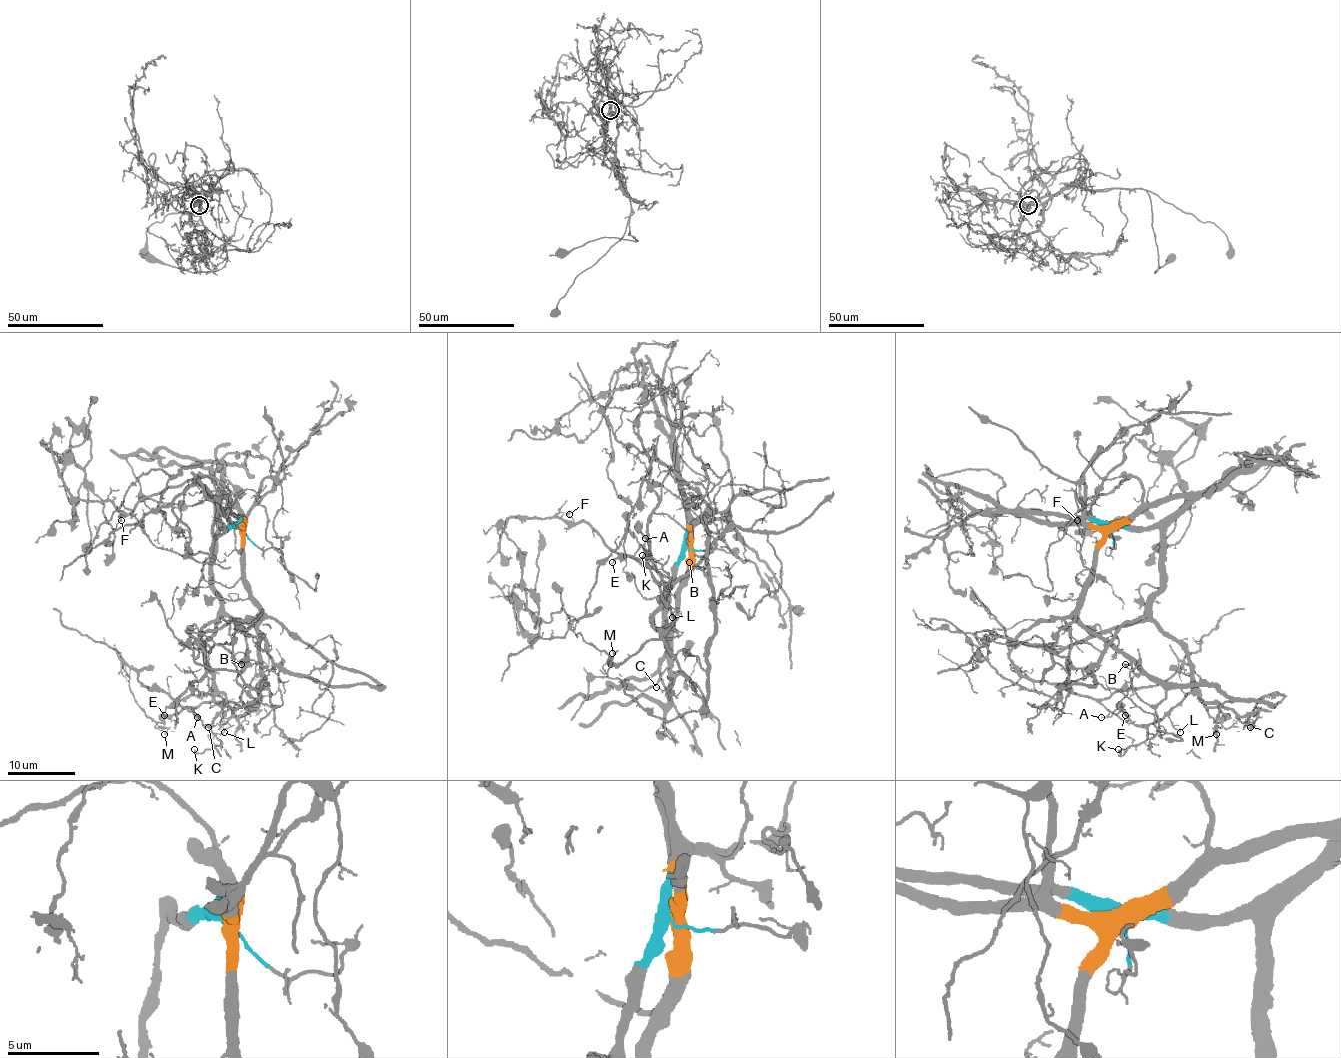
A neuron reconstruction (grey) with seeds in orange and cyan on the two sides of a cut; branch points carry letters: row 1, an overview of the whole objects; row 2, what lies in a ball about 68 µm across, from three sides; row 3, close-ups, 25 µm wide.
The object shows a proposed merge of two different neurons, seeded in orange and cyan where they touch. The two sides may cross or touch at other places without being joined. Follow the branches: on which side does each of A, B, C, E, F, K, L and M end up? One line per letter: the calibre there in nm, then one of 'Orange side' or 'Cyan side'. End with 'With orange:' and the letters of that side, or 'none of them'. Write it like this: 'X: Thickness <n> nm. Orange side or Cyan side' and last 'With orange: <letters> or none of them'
A: Thickness 70 nm. Cyan side
B: Thickness 100 nm. Orange side
C: Thickness 80 nm. Cyan side
E: Thickness 100 nm. Cyan side
F: Thickness 120 nm. Orange side
K: Thickness 130 nm. Cyan side
L: Thickness 150 nm. Cyan side
M: Thickness 120 nm. Cyan side
With orange: B, F

